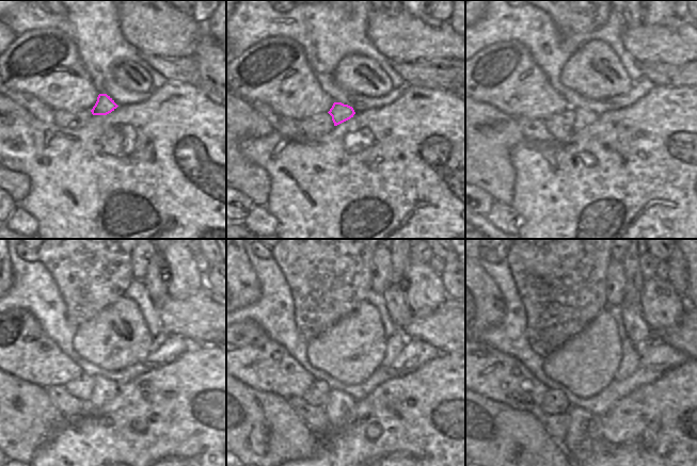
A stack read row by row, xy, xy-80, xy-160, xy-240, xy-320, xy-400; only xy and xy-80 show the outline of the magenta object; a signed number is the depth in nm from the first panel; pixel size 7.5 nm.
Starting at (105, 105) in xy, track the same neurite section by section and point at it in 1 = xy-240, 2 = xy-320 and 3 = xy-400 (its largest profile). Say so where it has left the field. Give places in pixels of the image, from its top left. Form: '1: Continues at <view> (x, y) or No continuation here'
1: Continues at xy-240 (104, 389)
2: Continues at xy-320 (341, 407)
3: Continues at xy-400 (584, 428)

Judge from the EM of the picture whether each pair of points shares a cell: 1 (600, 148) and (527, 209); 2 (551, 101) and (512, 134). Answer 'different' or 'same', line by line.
1: same
2: different

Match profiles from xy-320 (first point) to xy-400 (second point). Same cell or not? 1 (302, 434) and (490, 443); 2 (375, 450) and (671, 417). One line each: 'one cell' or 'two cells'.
1: one cell
2: one cell

